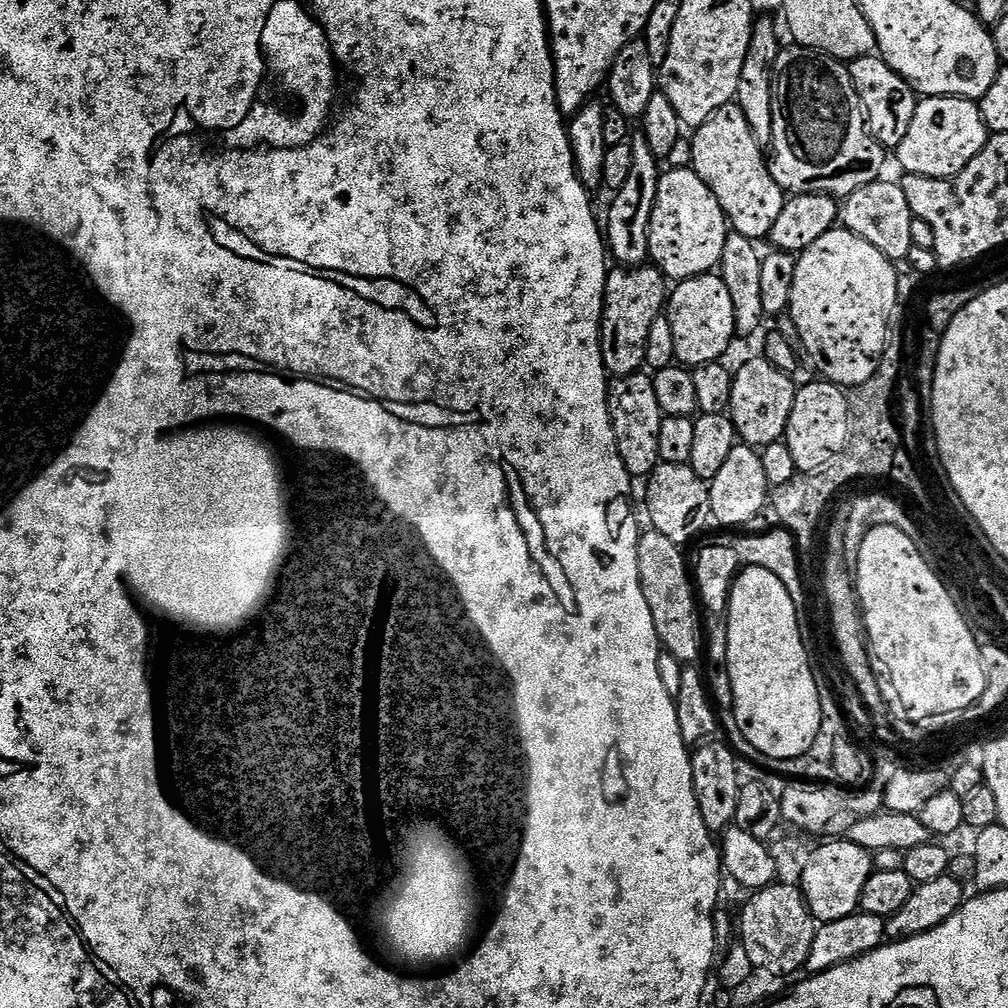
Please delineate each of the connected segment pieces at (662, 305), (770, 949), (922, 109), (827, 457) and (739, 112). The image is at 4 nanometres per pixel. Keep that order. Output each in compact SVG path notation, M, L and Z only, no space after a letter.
M655 266L632 268L629 272L609 271L608 285L604 287L604 318L600 330L600 345L604 367L613 377L632 376L645 366L648 339L656 319L661 319L670 299L670 284L663 271Z
M775 882L749 896L752 897L745 902L744 913L740 916L740 936L753 965L781 974L800 972L810 958L818 929L817 917L812 915L803 891L797 885L795 888L792 884Z
M929 96L917 103L914 122L910 122L906 138L902 138L898 149L900 164L905 173L913 176L956 176L985 148L989 139L988 125L977 101L967 100L965 96Z
M820 380L817 384L808 384L799 389L796 394L796 401L793 403L793 410L789 416L788 428L787 428L787 435L786 435L786 443L788 442L788 448L792 451L792 460L794 463L797 464L798 467L801 468L802 471L808 472L804 474L812 474L812 471L815 468L820 468L823 464L828 464L831 462L832 459L839 457L841 453L845 451L848 447L848 440L850 437L850 409L849 409L849 397L846 395L845 389L841 387L839 383L832 382L833 384L827 384L826 381Z
M739 103L718 109L702 127L695 129L691 142L691 167L711 185L731 227L755 242L760 240L759 236L767 237L784 210L786 192L781 181L772 177L765 149L752 133L752 126Z

